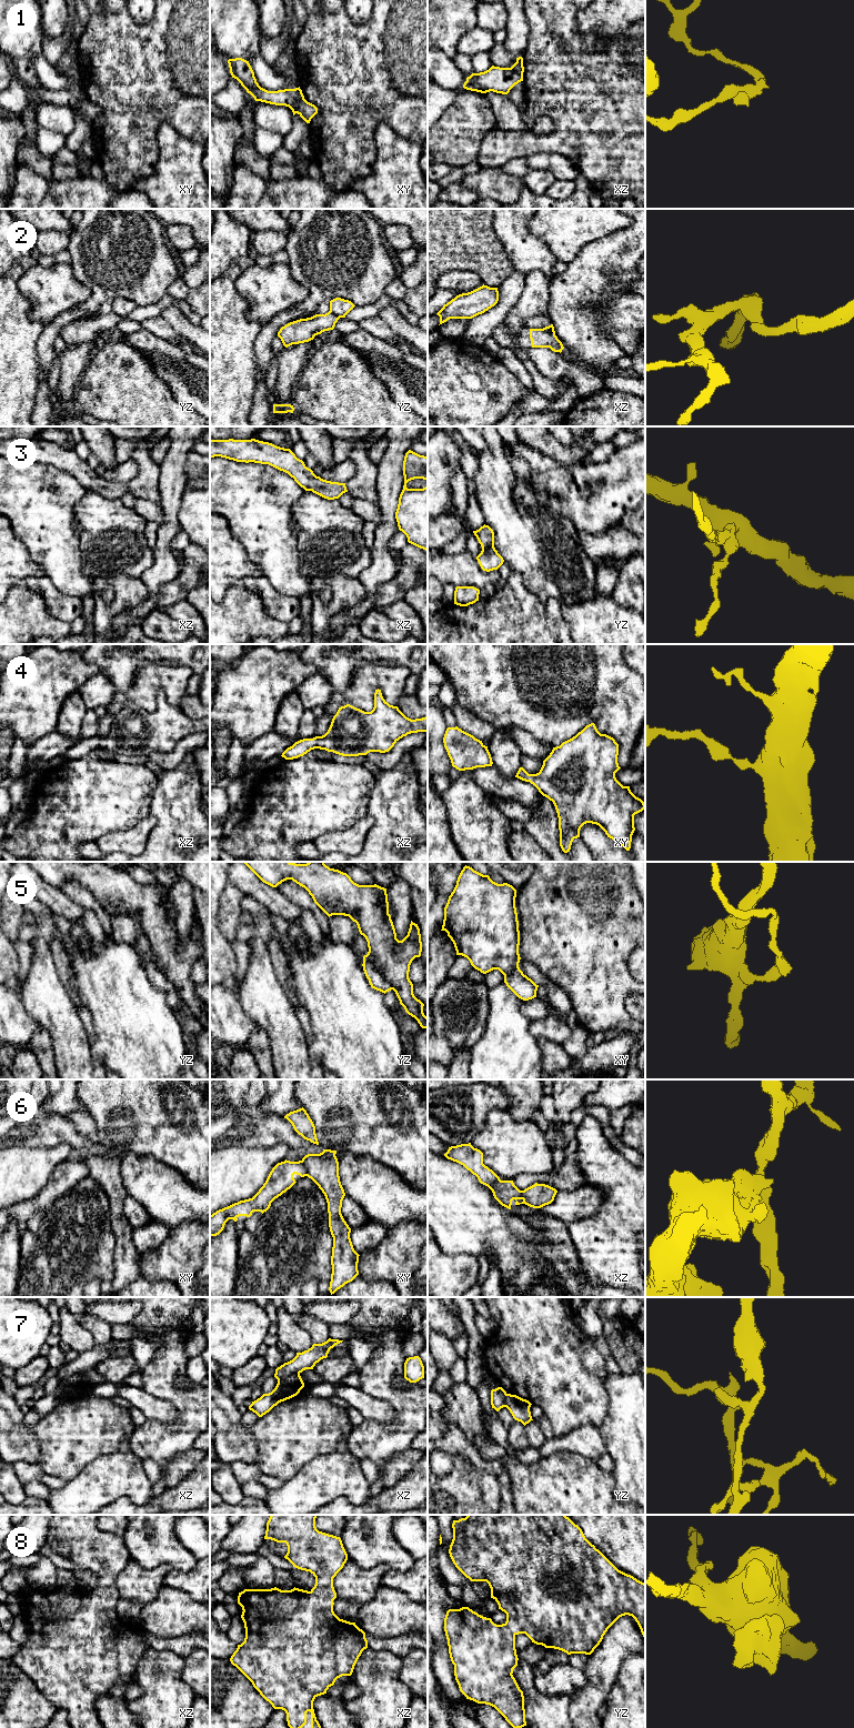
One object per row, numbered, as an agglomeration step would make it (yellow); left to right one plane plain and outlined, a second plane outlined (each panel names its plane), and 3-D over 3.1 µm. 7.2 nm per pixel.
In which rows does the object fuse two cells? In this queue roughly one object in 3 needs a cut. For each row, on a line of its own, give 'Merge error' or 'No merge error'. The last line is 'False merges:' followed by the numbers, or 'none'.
1: Merge error
2: Merge error
3: No merge error
4: No merge error
5: Merge error
6: Merge error
7: Merge error
8: No merge error
False merges: 1, 2, 5, 6, 7

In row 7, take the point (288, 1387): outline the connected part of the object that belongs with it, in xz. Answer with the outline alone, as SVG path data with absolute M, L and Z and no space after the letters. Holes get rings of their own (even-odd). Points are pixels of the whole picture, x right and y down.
M300 1374L279 1379L275 1388L271 1393L263 1394L260 1398L252 1402L249 1409L259 1417L262 1417L279 1403L297 1396L303 1387L304 1383Z

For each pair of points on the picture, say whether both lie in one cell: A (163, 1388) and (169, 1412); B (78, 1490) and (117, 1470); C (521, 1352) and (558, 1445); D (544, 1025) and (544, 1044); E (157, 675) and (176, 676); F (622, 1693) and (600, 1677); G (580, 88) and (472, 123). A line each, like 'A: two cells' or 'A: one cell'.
A: two cells
B: one cell
C: two cells
D: two cells
E: one cell
F: two cells
G: two cells

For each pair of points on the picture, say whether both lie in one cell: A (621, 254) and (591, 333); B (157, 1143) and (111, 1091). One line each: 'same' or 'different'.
A: same
B: same

